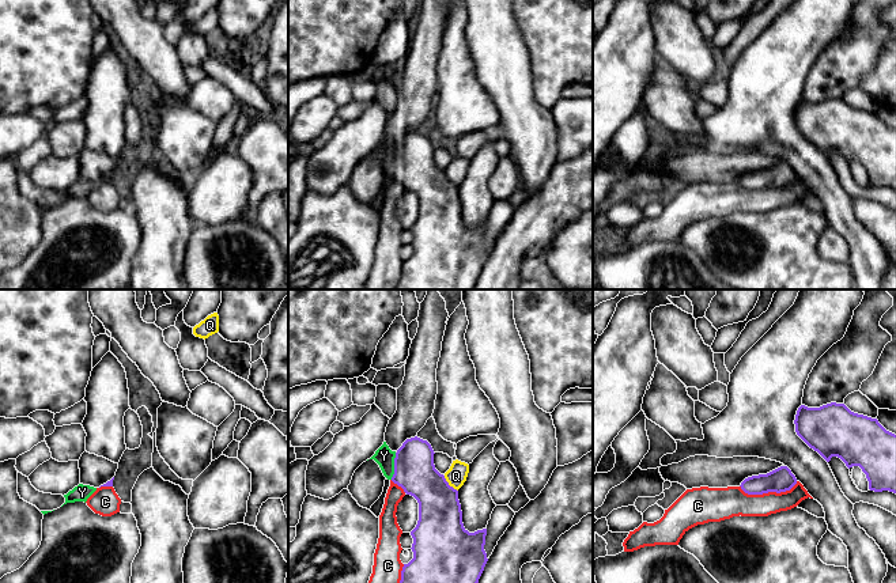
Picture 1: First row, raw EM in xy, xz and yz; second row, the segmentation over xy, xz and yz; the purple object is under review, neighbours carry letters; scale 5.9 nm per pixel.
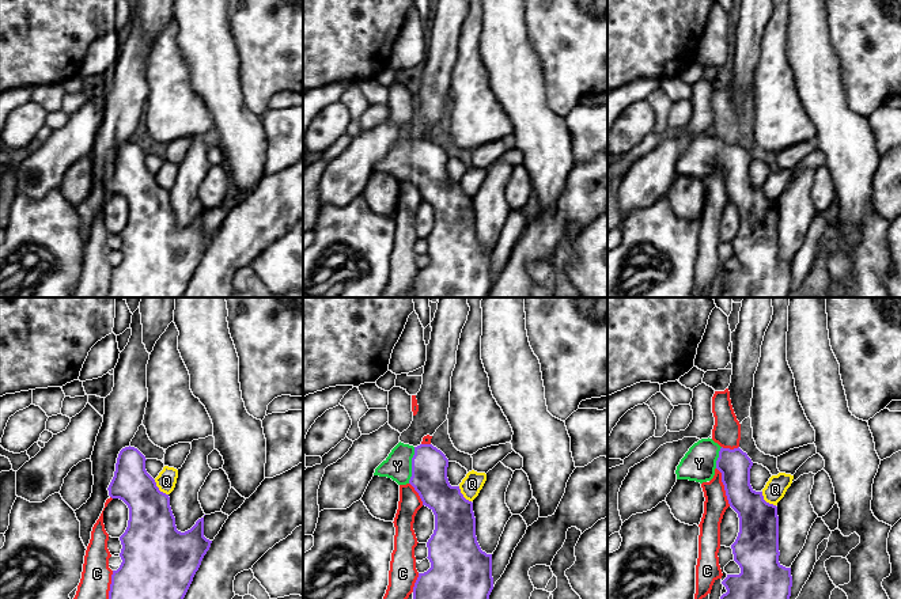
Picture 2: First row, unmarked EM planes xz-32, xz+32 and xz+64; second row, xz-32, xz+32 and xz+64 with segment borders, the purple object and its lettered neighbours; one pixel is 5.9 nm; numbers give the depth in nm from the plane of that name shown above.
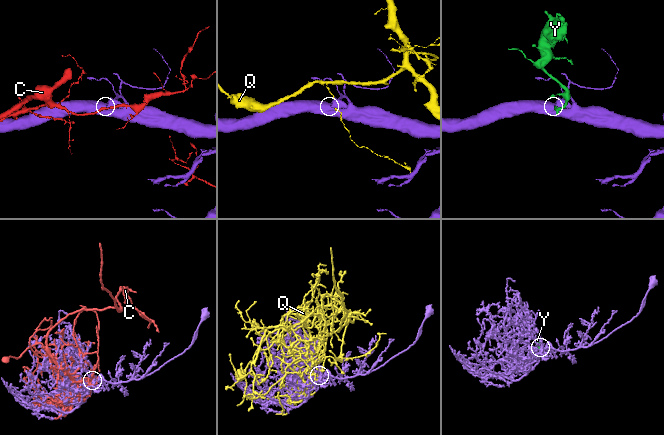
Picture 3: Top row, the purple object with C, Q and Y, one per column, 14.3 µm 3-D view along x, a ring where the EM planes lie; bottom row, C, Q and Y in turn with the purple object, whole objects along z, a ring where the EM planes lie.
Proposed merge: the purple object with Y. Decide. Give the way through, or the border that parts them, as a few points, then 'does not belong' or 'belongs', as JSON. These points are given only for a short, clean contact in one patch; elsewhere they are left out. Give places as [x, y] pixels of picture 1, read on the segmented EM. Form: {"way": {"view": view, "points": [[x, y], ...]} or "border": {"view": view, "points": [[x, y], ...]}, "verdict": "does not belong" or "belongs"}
{"way": {"view": "xz", "points": [[415, 472], [411, 468], [394, 466], [384, 455]]}, "verdict": "belongs"}

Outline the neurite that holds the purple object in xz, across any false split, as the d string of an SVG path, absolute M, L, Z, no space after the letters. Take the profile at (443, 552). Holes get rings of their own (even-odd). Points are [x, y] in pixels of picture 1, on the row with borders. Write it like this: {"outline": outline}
{"outline": "M417 436L407 439L397 451L392 451L386 442L370 458L374 459L383 476L401 487L407 495L413 496L419 503L419 520L411 531L413 538L413 559L404 564L400 583L479 583L479 579L488 561L484 550L487 529L469 533L462 523L462 511L458 500L458 491L449 485L445 476L434 465L434 450L427 440Z"}

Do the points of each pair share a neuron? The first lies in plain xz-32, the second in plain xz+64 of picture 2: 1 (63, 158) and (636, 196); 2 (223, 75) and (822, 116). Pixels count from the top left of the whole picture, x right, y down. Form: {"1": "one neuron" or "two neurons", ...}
{"1": "one neuron", "2": "one neuron"}

